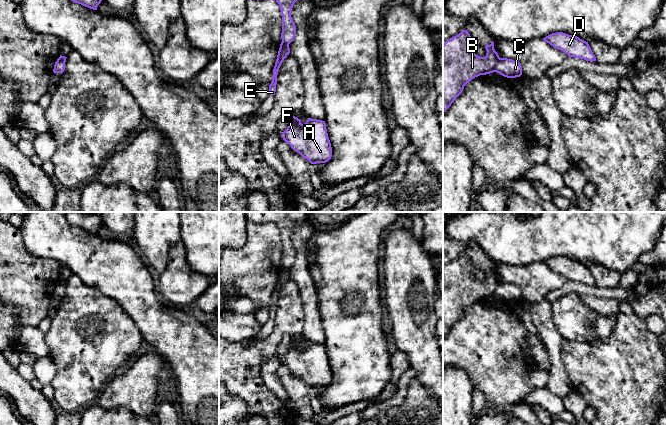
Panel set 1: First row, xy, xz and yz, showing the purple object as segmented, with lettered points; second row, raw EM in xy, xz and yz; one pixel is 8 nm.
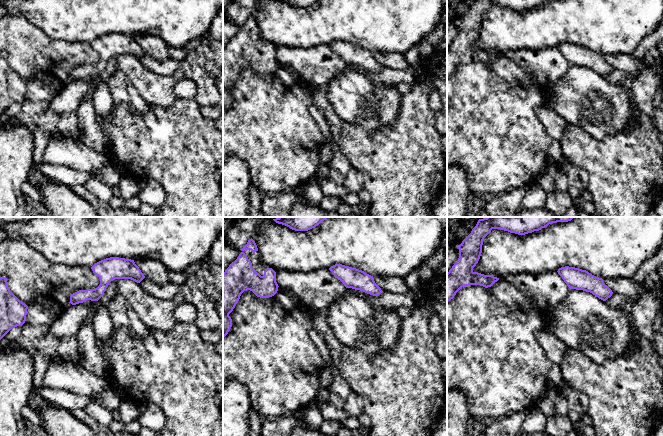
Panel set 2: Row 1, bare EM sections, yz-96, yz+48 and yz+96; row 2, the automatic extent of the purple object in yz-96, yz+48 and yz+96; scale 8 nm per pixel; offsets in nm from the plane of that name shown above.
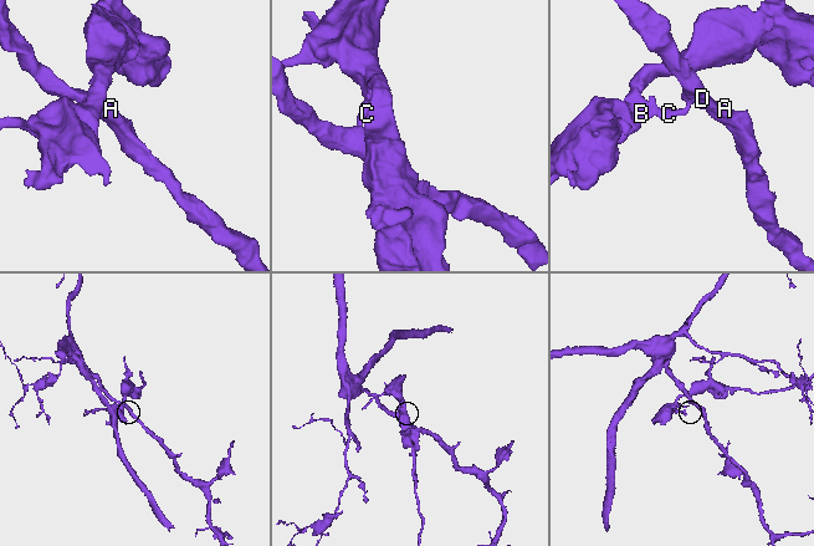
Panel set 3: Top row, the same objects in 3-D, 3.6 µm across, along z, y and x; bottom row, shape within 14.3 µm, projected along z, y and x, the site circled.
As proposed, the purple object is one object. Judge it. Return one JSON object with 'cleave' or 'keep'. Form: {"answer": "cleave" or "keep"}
{"answer": "cleave"}

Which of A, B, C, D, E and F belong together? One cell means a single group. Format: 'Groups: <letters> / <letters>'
Groups: A C D E F / B

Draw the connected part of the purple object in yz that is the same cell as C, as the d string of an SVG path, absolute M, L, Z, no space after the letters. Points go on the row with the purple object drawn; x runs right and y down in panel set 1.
M500 58L494 72L507 78L516 78L522 75L522 66L519 62L512 59Z

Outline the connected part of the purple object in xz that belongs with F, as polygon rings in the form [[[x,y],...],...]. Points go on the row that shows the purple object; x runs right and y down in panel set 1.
[[[292,112],[290,124],[281,137],[311,164],[326,163],[332,157],[325,121],[309,118],[302,124]]]

